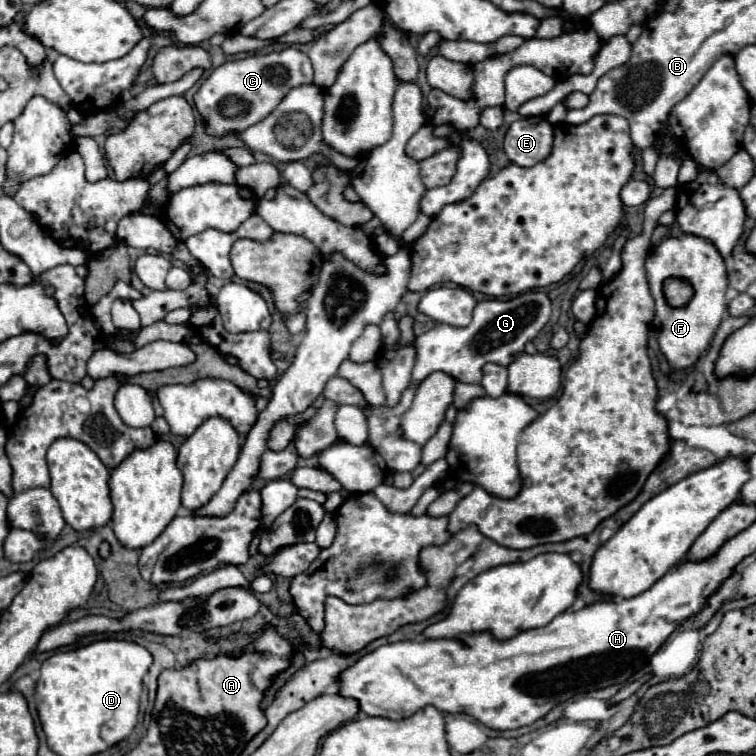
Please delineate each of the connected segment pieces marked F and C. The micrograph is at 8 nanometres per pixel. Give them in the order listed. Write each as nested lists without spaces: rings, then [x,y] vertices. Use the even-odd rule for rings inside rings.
[[[682,234],[680,238],[666,238],[656,246],[646,260],[646,276],[650,284],[650,292],[656,302],[656,318],[654,318],[654,330],[660,344],[662,354],[666,356],[668,364],[674,370],[686,370],[690,368],[700,354],[710,346],[710,340],[718,328],[718,324],[724,318],[726,312],[726,288],[728,288],[728,276],[726,266],[718,250],[710,246],[710,242],[702,238],[694,238],[690,234]],[[668,278],[680,278],[692,284],[694,296],[692,300],[682,308],[672,308],[664,298],[664,282]]]
[[[286,48],[270,54],[250,54],[240,60],[228,60],[214,68],[212,74],[202,82],[194,94],[194,104],[202,116],[205,130],[212,136],[228,136],[232,132],[242,132],[248,126],[266,118],[282,98],[300,84],[312,82],[310,58],[296,50]]]

